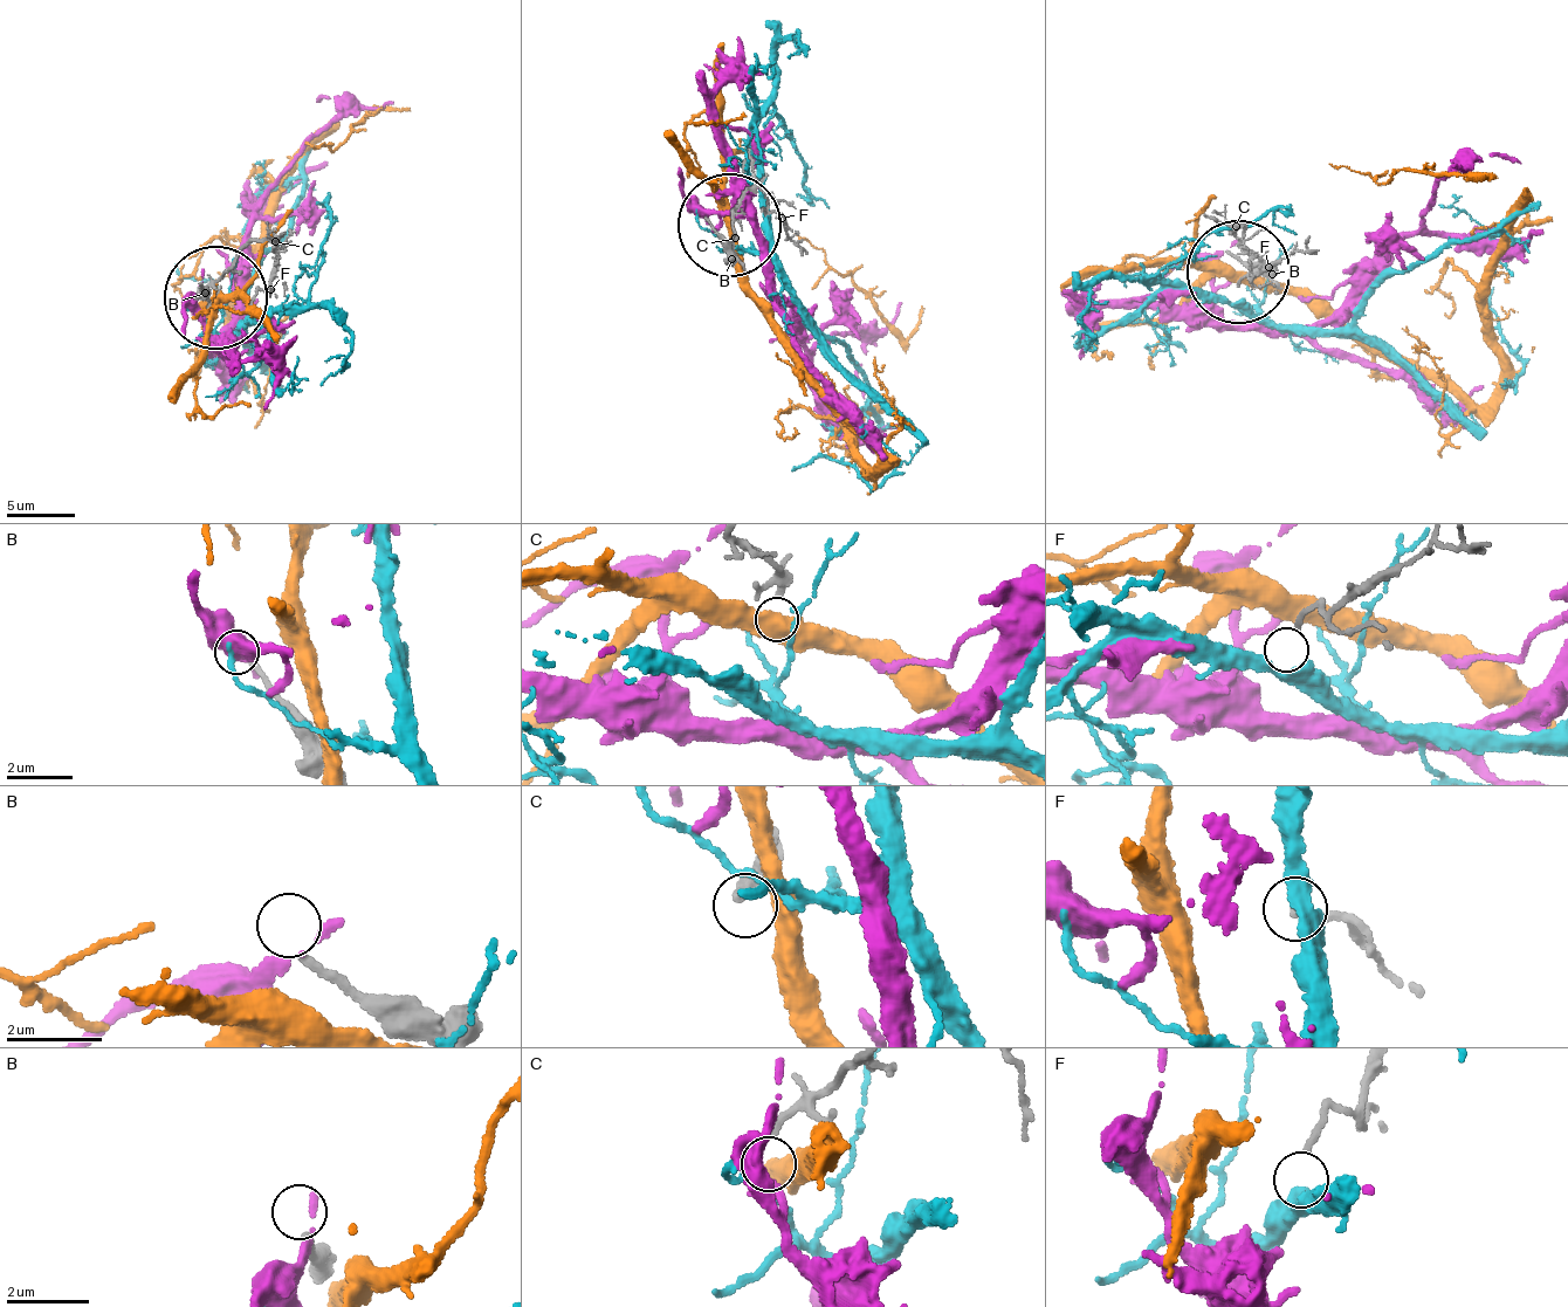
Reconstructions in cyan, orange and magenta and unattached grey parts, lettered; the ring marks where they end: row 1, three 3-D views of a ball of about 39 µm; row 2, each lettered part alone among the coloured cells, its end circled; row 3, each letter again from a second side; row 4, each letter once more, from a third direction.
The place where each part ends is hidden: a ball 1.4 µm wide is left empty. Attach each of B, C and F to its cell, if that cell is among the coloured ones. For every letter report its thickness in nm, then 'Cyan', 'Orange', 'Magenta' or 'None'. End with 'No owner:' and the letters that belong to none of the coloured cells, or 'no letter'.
B: Thickness 150 nm. None
C: Thickness 140 nm. None
F: Thickness 140 nm. Cyan
No owner: B, C

